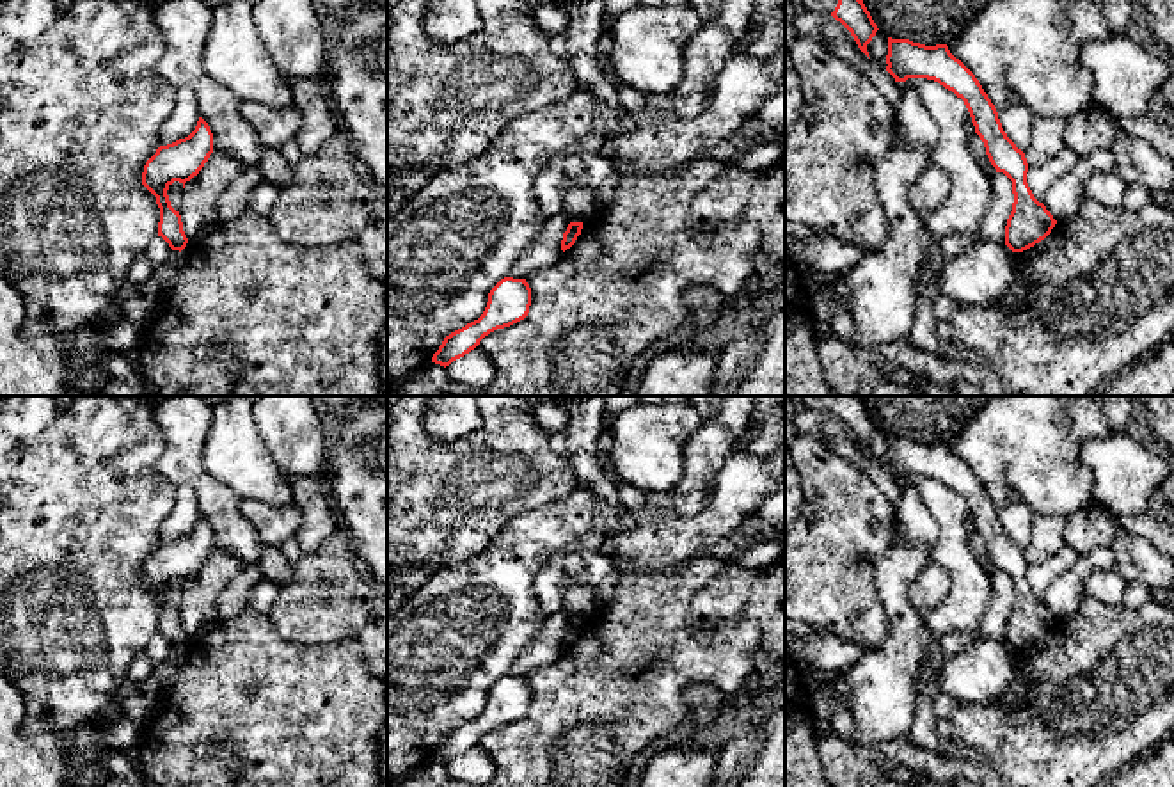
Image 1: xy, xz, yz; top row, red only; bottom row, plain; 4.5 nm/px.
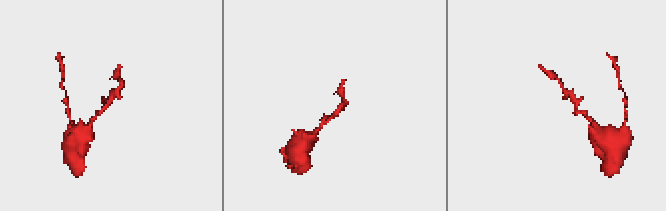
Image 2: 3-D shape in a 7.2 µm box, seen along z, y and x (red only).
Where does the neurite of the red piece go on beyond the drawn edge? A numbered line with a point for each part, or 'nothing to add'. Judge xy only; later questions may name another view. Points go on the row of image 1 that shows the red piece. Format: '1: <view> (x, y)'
nothing to add

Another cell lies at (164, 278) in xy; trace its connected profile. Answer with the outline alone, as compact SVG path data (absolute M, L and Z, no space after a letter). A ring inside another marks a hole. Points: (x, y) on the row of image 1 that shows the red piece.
M172 250L172 254L158 268L155 268L153 275L140 290L137 290L130 281L123 282L123 286L114 295L114 306L119 306L133 297L147 297L151 300L158 300L176 284L179 274L179 250Z

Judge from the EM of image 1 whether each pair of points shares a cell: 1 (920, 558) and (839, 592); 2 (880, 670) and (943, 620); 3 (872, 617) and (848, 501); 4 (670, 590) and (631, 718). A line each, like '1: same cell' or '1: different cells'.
1: different cells
2: different cells
3: same cell
4: same cell

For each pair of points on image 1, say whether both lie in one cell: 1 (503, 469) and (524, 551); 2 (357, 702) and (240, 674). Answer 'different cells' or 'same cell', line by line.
1: different cells
2: same cell

